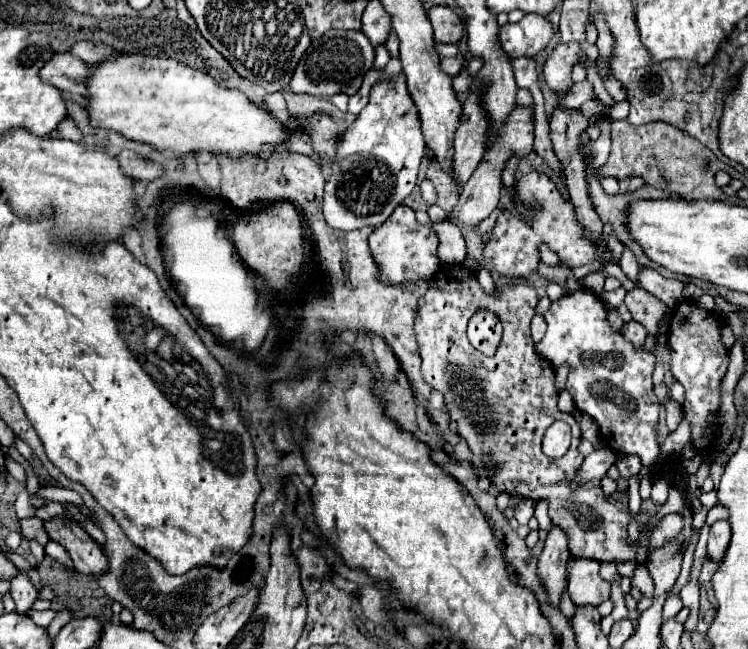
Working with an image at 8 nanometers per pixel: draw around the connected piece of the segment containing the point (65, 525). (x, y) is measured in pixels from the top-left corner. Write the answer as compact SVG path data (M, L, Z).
M52 520L46 522L44 530L50 534L52 540L60 542L68 550L78 572L92 576L108 572L108 558L82 526L68 520Z

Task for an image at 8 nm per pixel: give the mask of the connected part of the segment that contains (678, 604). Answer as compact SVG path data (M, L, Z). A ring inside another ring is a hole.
M678 594L670 596L670 598L666 600L666 604L664 604L664 620L668 620L670 616L676 616L682 608L684 608L684 604L682 604L680 596L678 596Z

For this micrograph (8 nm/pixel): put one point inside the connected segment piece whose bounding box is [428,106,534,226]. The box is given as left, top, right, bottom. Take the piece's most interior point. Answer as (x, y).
(480, 195)

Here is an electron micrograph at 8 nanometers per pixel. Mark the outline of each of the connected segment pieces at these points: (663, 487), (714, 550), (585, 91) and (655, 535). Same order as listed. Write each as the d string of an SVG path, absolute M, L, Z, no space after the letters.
M657 480L654 482L651 490L651 499L655 505L662 505L668 498L670 485L665 480Z
M720 520L716 524L712 524L710 528L710 538L708 538L708 556L714 562L722 562L722 558L726 556L728 544L730 544L730 536L732 536L732 528L728 522Z
M582 80L578 84L574 84L560 100L558 100L558 108L580 108L584 102L592 100L592 94L594 94L594 88L588 80Z
M668 514L666 518L662 518L658 522L658 526L654 530L650 530L648 548L652 548L656 542L664 542L664 538L672 538L672 534L676 534L676 530L680 530L680 518L676 518L676 514Z

